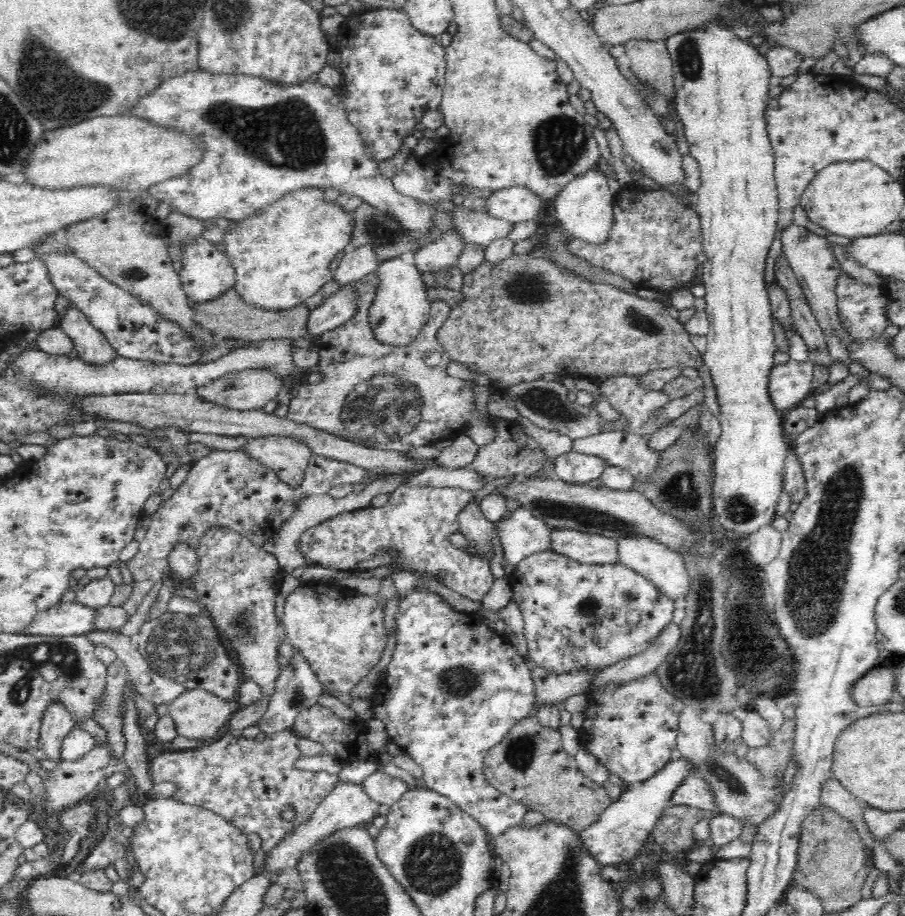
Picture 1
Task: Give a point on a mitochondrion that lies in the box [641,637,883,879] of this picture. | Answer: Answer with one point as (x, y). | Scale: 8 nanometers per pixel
(727, 780)

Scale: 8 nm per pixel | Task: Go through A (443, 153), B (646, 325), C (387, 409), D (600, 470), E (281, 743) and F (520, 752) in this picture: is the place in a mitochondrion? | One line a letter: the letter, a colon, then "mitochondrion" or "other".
A: other
B: mitochondrion
C: mitochondrion
D: other
E: other
F: mitochondrion

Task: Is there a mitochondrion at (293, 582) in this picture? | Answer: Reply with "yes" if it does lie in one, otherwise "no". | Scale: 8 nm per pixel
no

